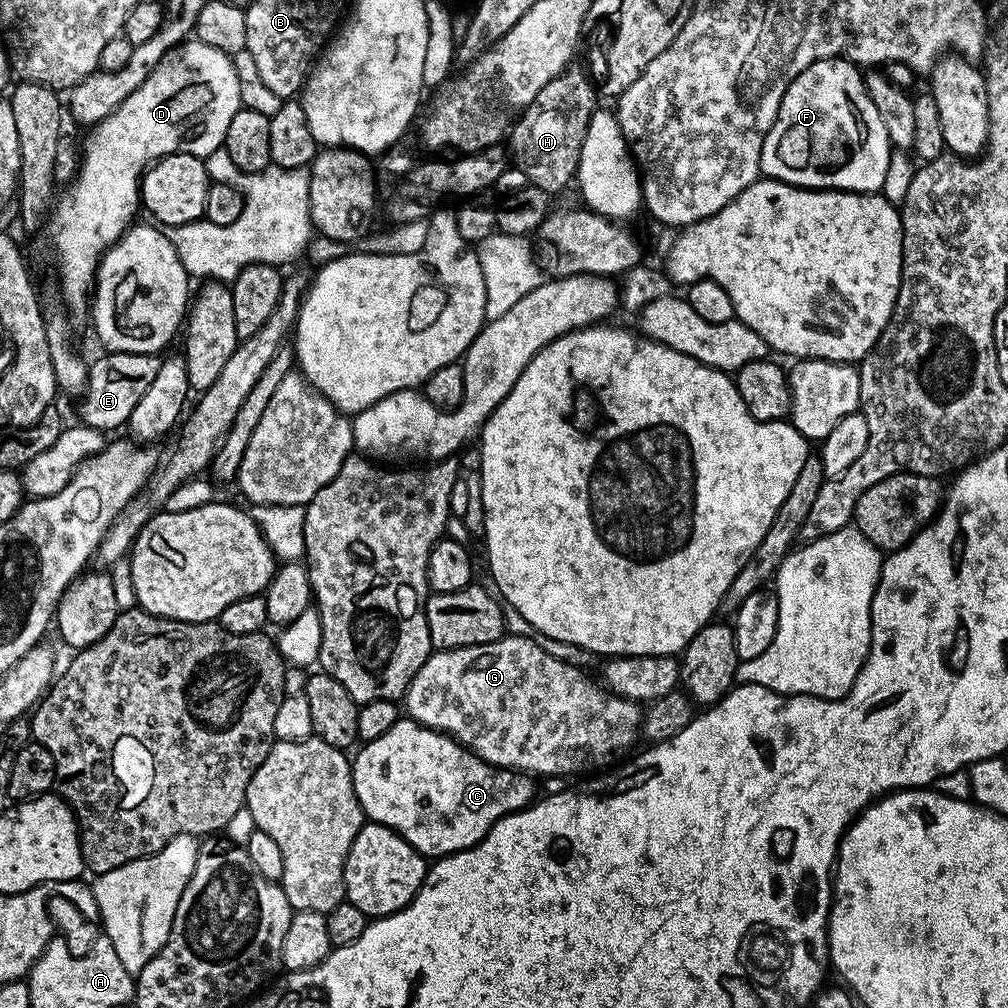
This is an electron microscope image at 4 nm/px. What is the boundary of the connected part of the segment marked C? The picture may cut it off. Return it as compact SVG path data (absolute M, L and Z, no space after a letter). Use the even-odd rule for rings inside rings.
M411 718L397 719L396 724L390 726L390 730L386 730L386 734L367 741L363 747L364 749L356 757L354 755L351 757L350 775L352 777L352 789L362 806L365 817L373 824L384 824L393 832L398 833L404 841L412 845L425 858L453 856L456 852L473 848L503 816L509 816L511 812L519 812L520 809L528 807L537 795L537 793L535 794L537 781L529 773L513 772L510 768L496 768L492 764L487 764L484 760L478 759L468 752L467 749L456 744L451 737L442 732L435 732L433 728L424 728Z

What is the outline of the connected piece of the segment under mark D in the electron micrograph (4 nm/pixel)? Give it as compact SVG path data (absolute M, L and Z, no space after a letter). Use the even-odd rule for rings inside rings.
M192 38L164 56L146 82L142 82L142 86L134 90L134 94L130 94L130 98L126 98L118 110L91 129L88 157L84 165L83 160L79 165L80 173L69 186L68 193L55 201L46 224L52 248L56 251L56 264L60 267L62 300L73 317L89 311L101 256L133 227L137 219L136 211L141 211L140 182L145 171L156 161L175 152L189 152L192 156L206 158L214 150L224 147L226 130L230 130L230 118L234 118L241 107L238 78L230 57L222 50L214 50L214 46L206 46Z

